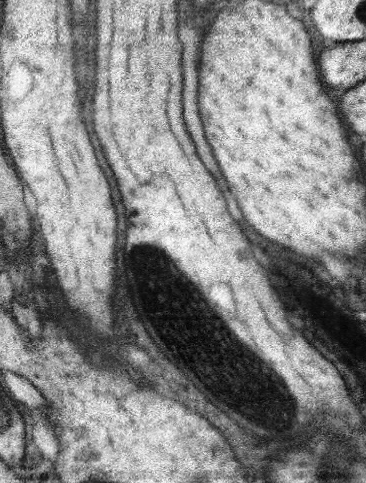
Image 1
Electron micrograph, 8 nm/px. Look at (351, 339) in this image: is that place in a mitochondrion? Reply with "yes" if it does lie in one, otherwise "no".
no

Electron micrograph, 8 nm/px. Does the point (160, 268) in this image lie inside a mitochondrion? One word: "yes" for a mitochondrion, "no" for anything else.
yes

